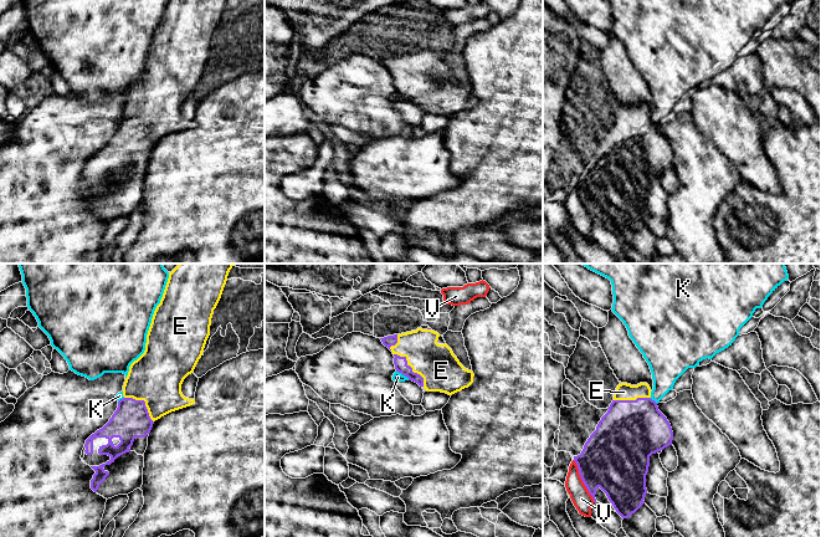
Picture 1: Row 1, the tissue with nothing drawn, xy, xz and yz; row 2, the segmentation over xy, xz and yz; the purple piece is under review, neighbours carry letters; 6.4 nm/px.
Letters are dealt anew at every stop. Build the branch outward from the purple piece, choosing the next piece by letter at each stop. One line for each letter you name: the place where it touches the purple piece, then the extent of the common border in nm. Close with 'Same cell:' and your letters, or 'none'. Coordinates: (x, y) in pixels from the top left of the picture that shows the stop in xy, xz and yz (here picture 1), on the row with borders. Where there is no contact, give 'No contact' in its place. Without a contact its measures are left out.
E: Touches purple at xz (411, 368). Shared border 300 nm
Same cell: E

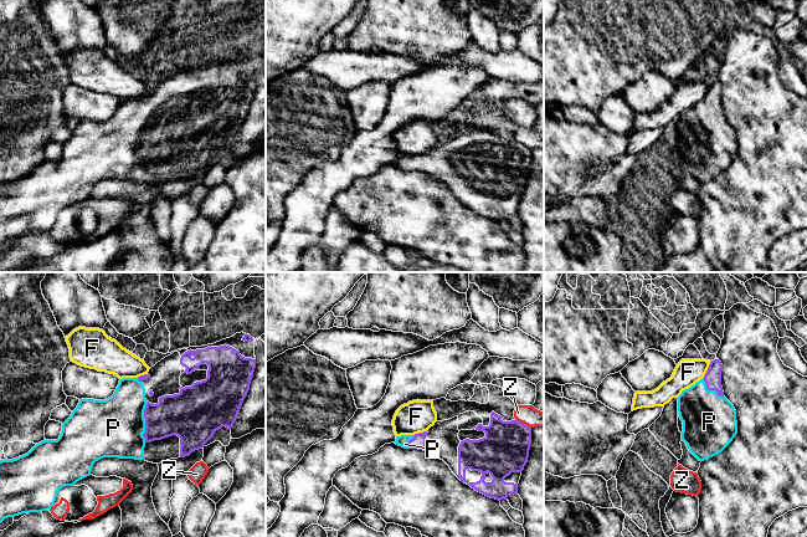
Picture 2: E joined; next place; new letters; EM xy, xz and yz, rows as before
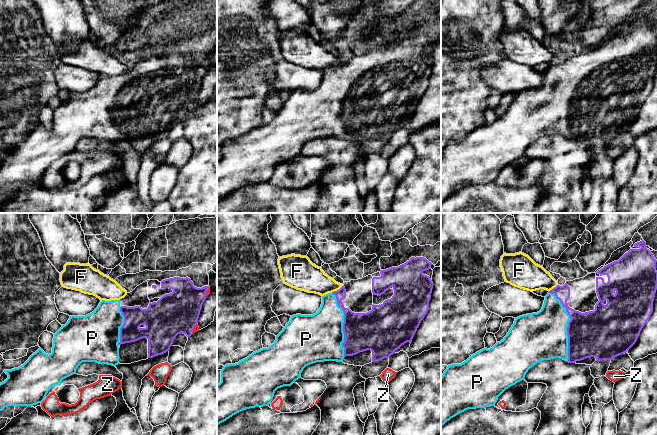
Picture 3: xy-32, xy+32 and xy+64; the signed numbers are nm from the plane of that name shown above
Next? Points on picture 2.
P: Touches purple at xy (145, 422). Shared border 260 nm
Same cell: P

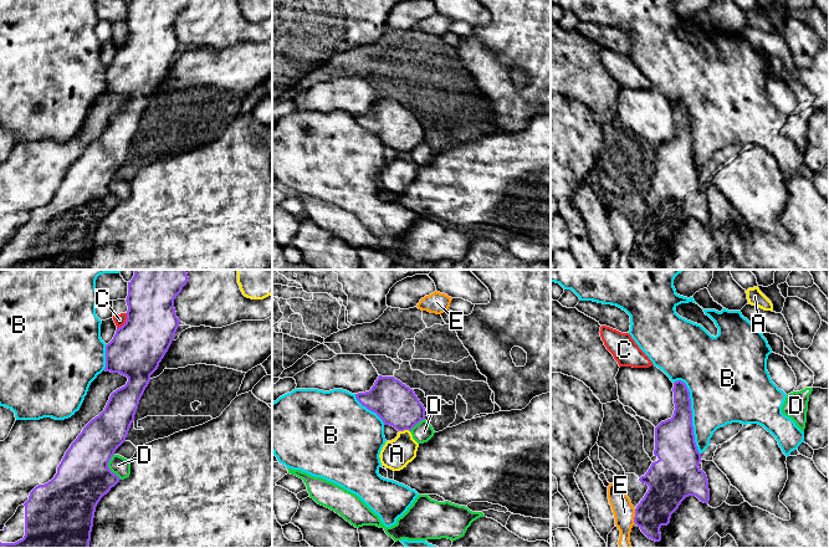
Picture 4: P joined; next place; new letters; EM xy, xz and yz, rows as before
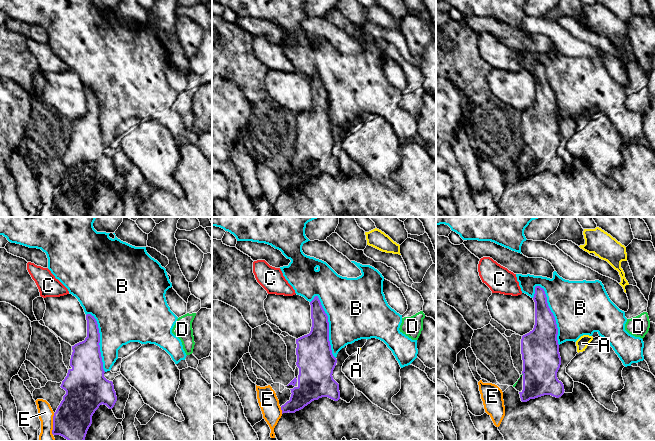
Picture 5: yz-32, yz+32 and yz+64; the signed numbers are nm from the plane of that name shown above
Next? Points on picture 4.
Same cell: none

